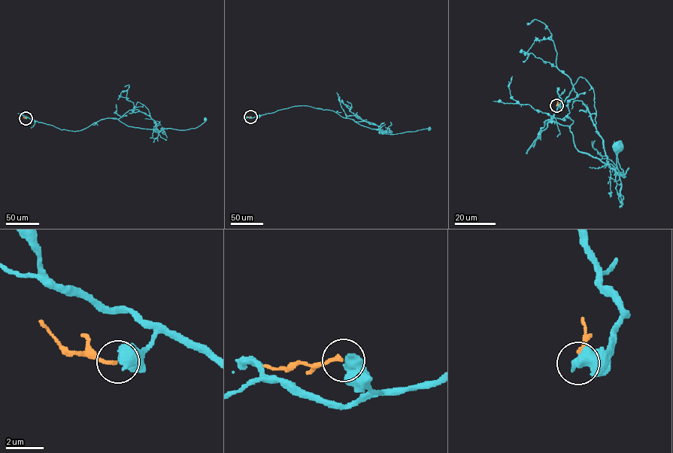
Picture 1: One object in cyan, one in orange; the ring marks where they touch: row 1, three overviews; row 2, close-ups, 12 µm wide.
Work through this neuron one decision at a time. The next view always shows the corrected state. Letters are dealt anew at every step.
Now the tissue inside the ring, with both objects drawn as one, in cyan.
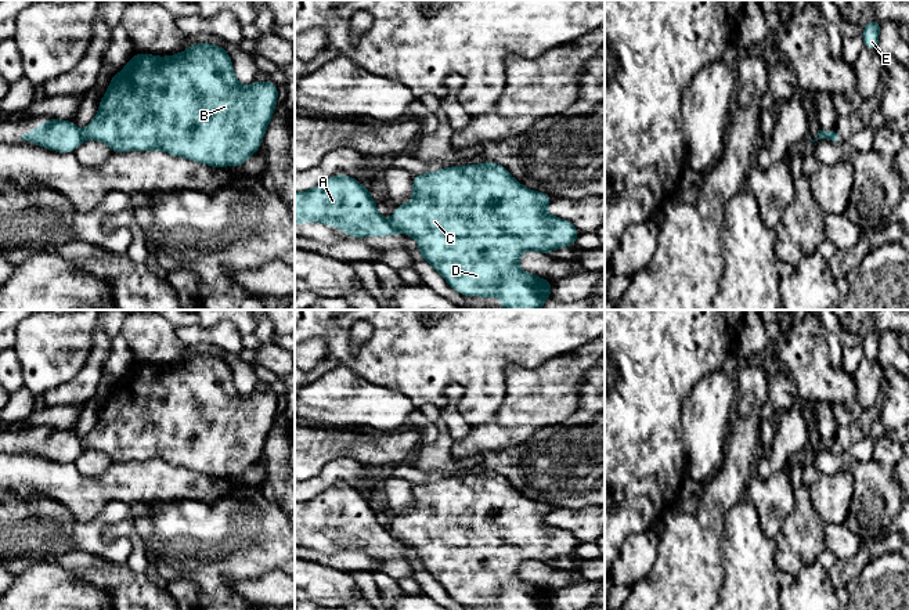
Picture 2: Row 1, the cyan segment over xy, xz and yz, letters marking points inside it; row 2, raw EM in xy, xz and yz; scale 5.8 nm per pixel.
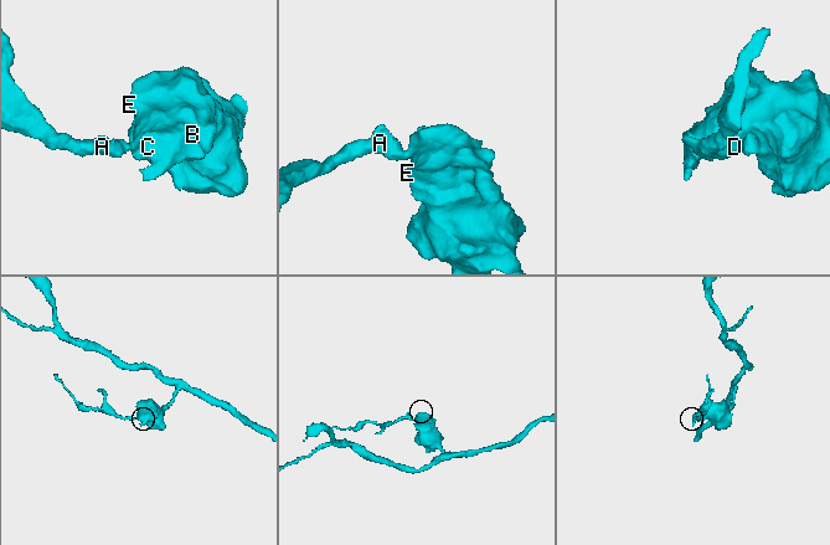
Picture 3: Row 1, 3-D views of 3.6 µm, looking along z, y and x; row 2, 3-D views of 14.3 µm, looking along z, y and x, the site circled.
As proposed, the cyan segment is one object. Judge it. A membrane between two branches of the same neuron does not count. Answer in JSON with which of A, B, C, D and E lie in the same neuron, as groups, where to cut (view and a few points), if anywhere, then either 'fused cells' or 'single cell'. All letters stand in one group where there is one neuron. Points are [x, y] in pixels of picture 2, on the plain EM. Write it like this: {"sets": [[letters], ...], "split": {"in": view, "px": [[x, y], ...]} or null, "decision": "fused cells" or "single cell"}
{"sets": [["A"], ["B", "C", "D", "E"]], "split": {"in": "xz", "px": [[389, 531], [400, 541]]}, "decision": "fused cells"}

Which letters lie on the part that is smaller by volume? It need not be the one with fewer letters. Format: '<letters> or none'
A

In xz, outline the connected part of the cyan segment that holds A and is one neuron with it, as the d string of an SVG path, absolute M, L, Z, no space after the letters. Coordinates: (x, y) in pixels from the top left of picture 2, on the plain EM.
M345 484L332 486L309 501L295 502L295 535L309 531L333 535L356 549L400 542L378 523L371 501Z

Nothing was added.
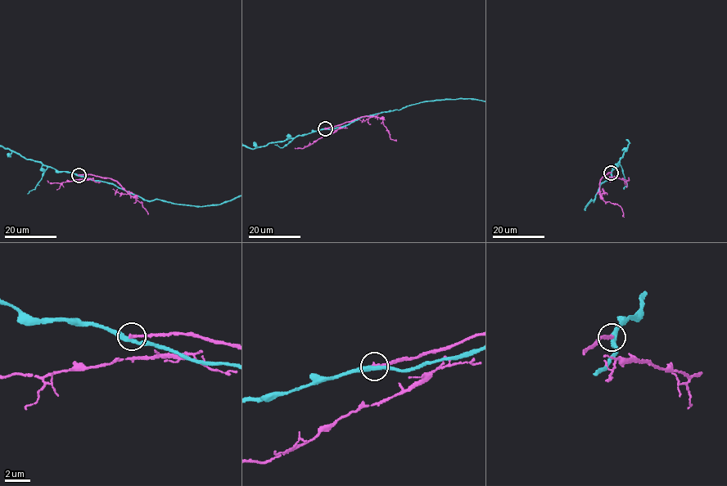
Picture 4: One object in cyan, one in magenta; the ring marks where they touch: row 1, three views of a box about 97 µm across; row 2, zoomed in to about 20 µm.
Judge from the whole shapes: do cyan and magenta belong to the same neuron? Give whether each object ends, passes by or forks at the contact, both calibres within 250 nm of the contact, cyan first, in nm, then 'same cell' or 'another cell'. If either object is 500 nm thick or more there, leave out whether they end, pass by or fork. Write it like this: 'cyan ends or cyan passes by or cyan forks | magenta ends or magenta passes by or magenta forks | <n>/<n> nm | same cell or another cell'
cyan passes by | magenta ends | 360/240 nm | another cell

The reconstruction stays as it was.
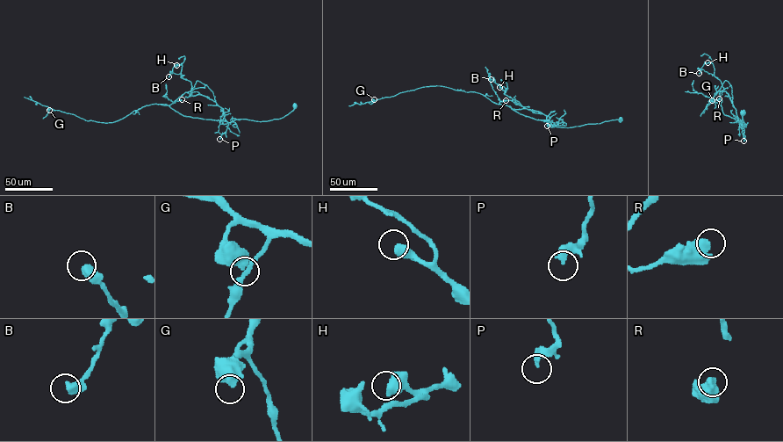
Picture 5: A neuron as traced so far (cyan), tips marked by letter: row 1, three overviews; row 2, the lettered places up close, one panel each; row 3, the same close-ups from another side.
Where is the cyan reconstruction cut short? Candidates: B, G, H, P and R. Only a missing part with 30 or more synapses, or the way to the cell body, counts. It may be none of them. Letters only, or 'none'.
none

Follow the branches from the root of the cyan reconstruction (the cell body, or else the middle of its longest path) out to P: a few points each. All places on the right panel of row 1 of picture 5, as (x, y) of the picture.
P: (743, 112), (743, 124), (745, 126), (748, 122), (743, 126), (743, 141)

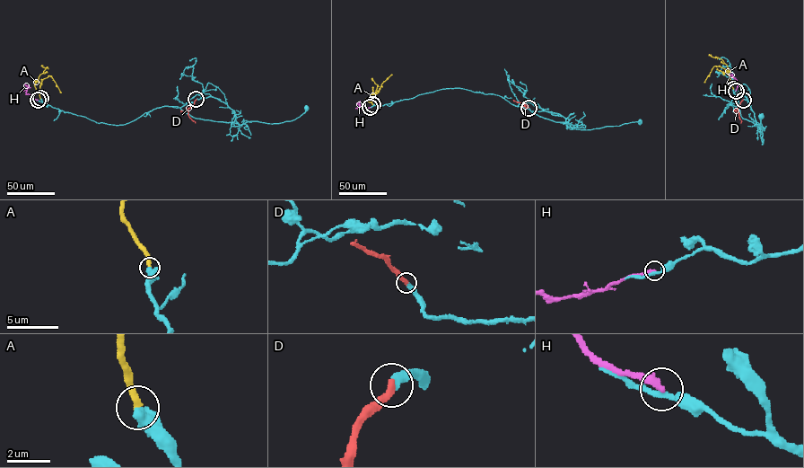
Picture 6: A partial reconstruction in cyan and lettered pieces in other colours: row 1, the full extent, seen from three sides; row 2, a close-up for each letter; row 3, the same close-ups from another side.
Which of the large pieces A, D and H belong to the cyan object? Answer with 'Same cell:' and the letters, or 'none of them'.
Same cell: A, D

